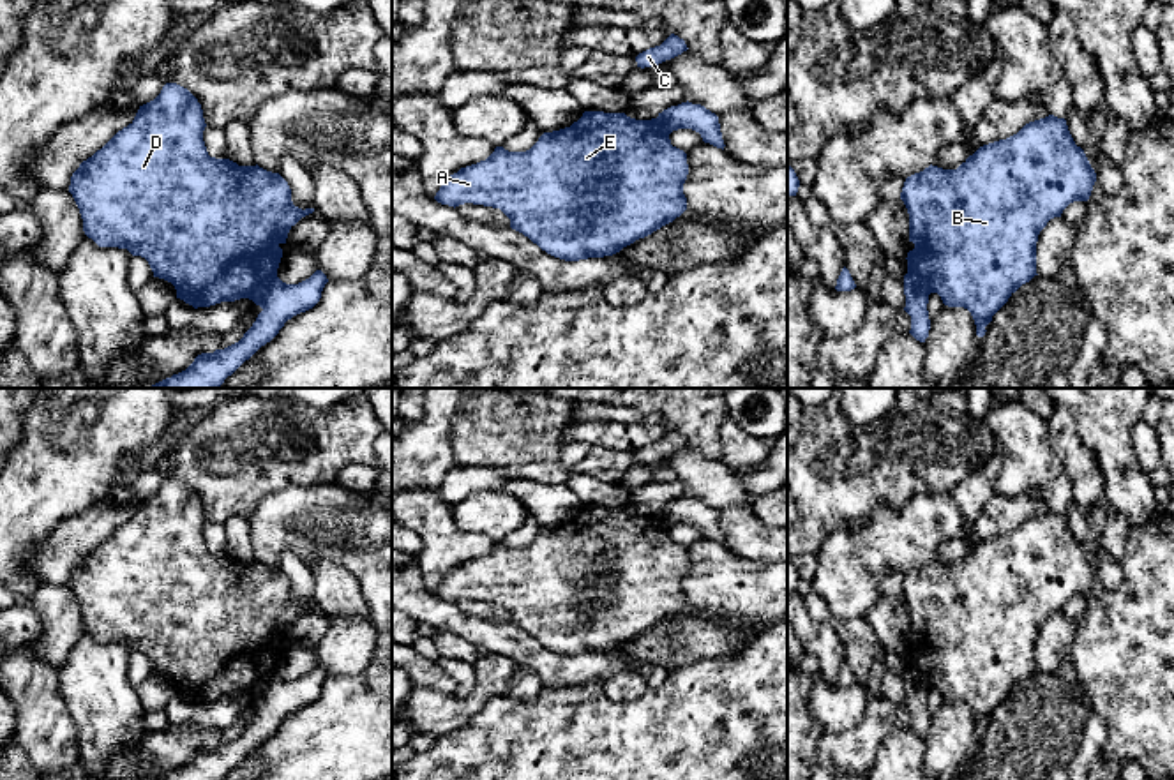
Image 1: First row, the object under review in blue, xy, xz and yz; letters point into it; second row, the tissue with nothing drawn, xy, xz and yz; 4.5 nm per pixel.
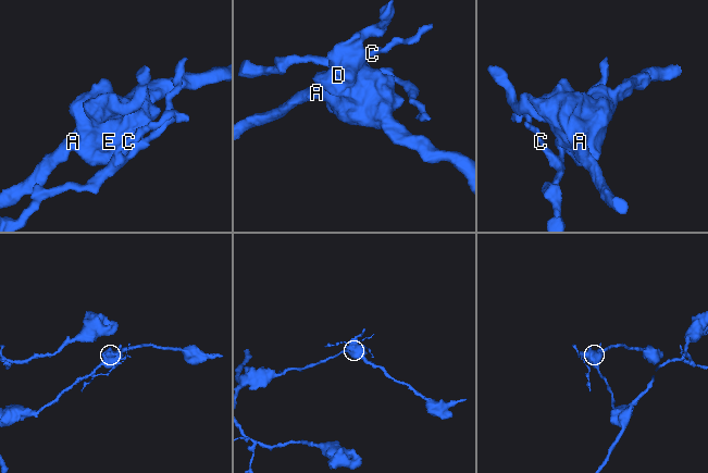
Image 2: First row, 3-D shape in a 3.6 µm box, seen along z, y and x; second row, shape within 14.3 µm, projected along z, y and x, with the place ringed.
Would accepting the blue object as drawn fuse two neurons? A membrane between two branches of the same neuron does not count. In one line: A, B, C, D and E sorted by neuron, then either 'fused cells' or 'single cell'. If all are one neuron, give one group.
groups A B D E / C; fused cells

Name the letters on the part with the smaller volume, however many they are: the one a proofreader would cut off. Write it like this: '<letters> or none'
C

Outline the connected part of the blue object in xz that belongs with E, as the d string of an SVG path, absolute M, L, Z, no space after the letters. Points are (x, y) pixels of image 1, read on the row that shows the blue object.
M584 111L570 127L544 132L526 152L496 146L485 161L450 175L434 199L454 208L464 203L500 208L510 228L542 251L579 261L613 256L680 217L687 210L687 175L687 154L671 145L657 118Z

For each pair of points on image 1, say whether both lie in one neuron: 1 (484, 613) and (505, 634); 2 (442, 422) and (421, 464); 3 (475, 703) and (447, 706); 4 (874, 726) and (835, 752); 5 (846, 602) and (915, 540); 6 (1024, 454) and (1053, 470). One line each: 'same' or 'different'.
1: different
2: same
3: same
4: same
5: same
6: same

